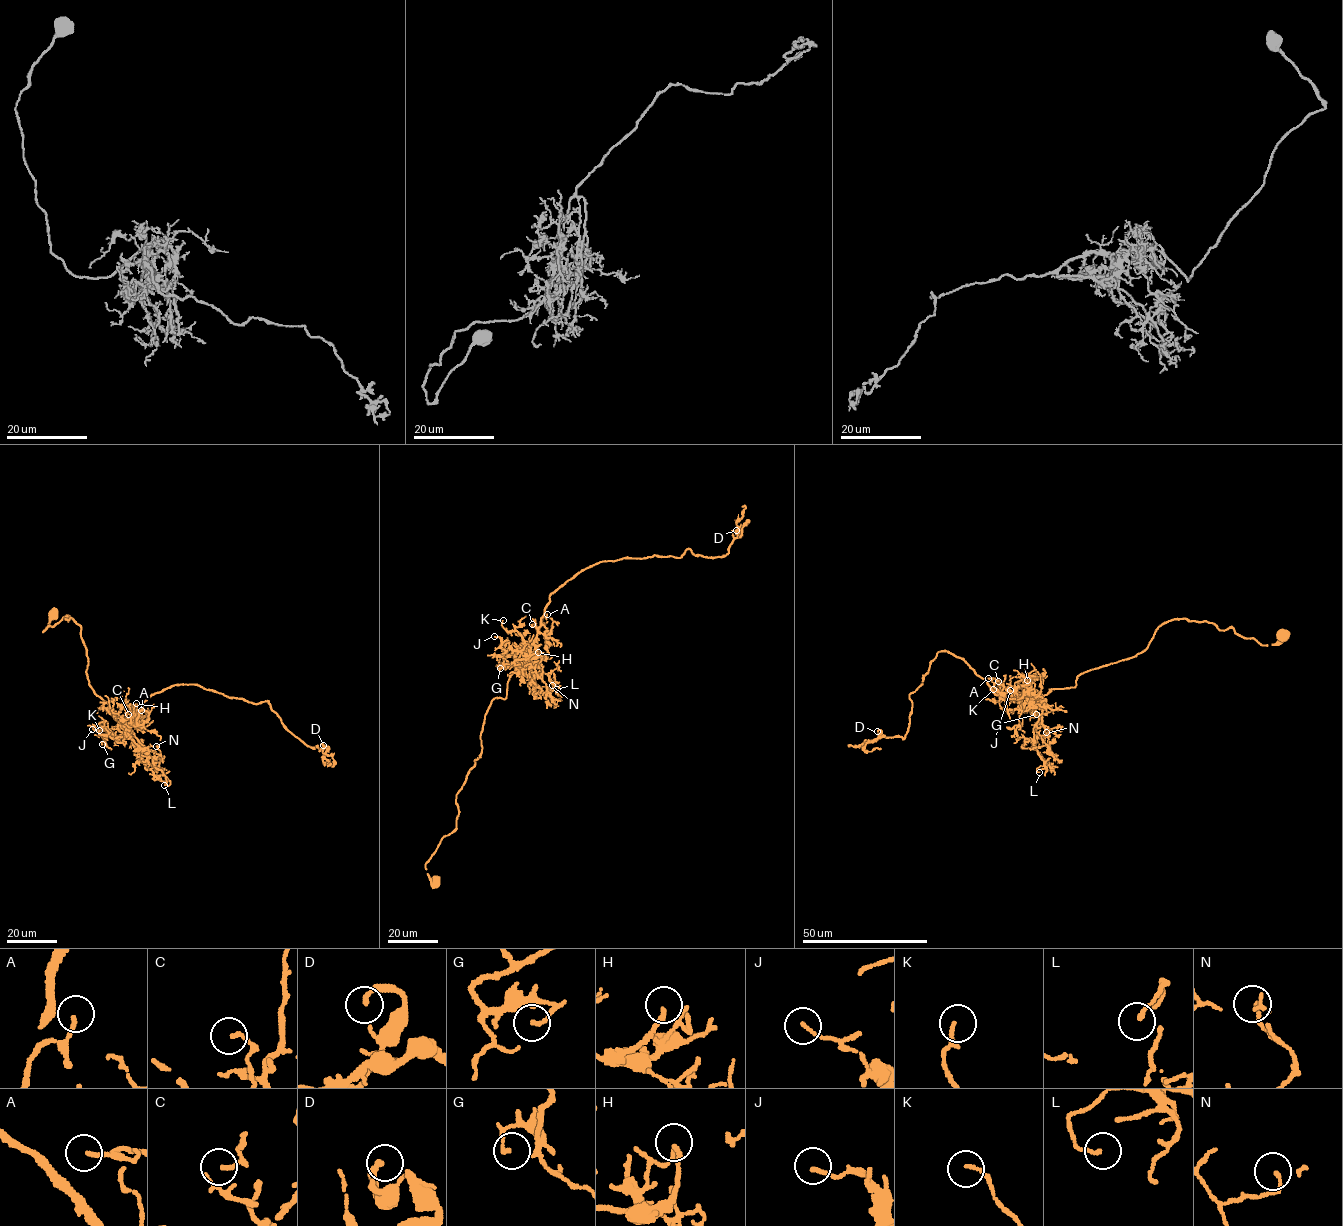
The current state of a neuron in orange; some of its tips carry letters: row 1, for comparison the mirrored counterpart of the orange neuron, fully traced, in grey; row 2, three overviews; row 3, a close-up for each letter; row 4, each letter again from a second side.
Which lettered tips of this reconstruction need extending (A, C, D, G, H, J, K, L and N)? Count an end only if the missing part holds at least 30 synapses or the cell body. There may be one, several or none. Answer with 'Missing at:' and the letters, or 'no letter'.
Missing at: no letter

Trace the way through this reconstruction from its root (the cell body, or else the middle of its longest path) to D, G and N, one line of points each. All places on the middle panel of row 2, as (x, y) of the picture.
D: (432, 881), (426, 863), (456, 828), (486, 711), (506, 697), (550, 596), (602, 561), (724, 556), (736, 530)
G: (432, 881), (426, 863), (456, 828), (456, 797), (482, 751), (486, 711), (528, 659), (500, 668)
N: (432, 881), (426, 863), (456, 828), (491, 702), (515, 671), (545, 693), (552, 685)

